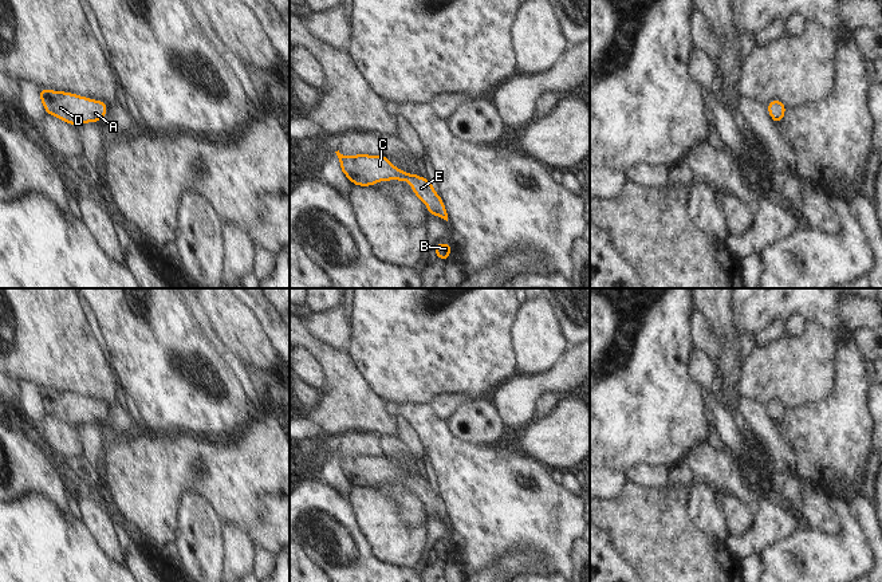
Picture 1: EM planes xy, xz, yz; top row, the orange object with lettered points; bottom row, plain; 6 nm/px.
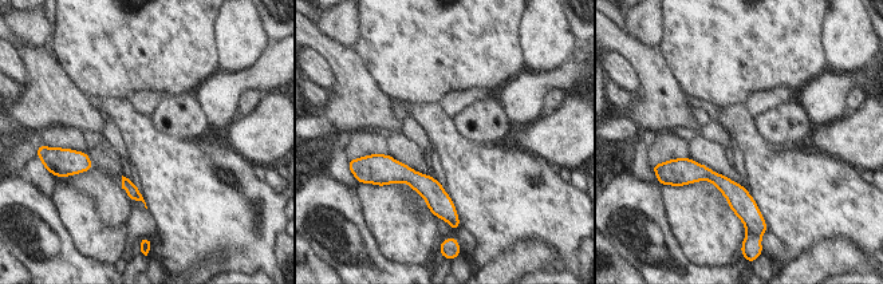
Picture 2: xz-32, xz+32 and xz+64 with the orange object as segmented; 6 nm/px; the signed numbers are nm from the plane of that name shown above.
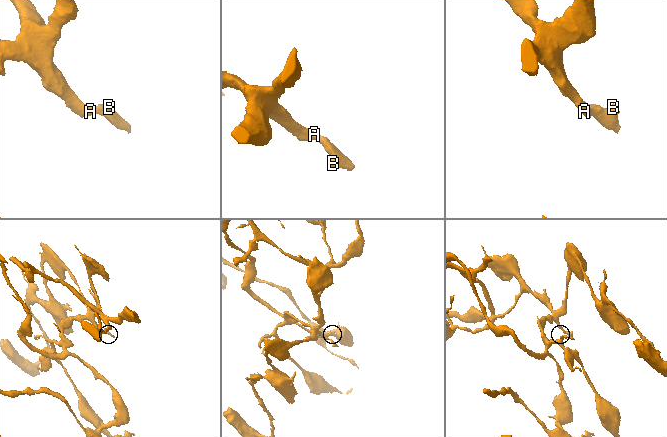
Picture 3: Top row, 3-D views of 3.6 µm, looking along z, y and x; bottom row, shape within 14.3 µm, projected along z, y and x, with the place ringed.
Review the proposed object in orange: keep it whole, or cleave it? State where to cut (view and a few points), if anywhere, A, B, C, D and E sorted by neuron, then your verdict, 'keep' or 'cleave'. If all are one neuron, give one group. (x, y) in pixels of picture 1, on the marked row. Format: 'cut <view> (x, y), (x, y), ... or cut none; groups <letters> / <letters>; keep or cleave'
cut none; groups A B C D E; keep

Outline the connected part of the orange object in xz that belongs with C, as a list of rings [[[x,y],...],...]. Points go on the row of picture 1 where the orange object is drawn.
[[[339,150],[335,153],[339,158],[342,173],[353,185],[373,186],[379,181],[409,181],[412,184],[410,190],[428,205],[428,216],[433,215],[448,221],[445,202],[434,190],[430,178],[426,180],[418,174],[405,173],[394,166],[383,154],[343,156]]]

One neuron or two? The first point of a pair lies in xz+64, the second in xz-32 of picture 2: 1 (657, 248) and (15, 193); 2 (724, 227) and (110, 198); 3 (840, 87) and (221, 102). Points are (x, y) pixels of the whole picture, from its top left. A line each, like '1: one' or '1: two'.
1: one
2: two
3: one

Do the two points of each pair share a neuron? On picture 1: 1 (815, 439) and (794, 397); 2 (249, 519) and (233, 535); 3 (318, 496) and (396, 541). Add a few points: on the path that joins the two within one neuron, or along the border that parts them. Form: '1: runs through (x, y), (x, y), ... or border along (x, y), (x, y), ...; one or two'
1: border along (827, 396), (788, 408); two
2: border along (223, 523), (237, 525), (254, 545); two
3: border along (347, 498), (354, 519), (370, 546); two

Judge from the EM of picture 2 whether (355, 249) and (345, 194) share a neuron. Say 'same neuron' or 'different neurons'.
same neuron

